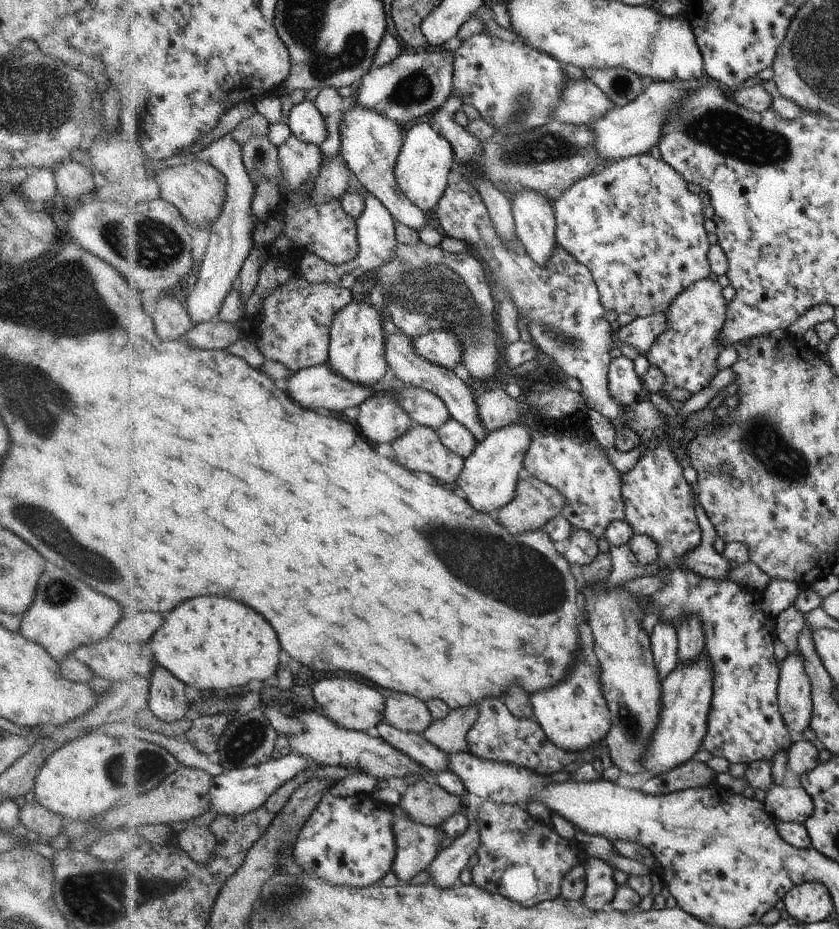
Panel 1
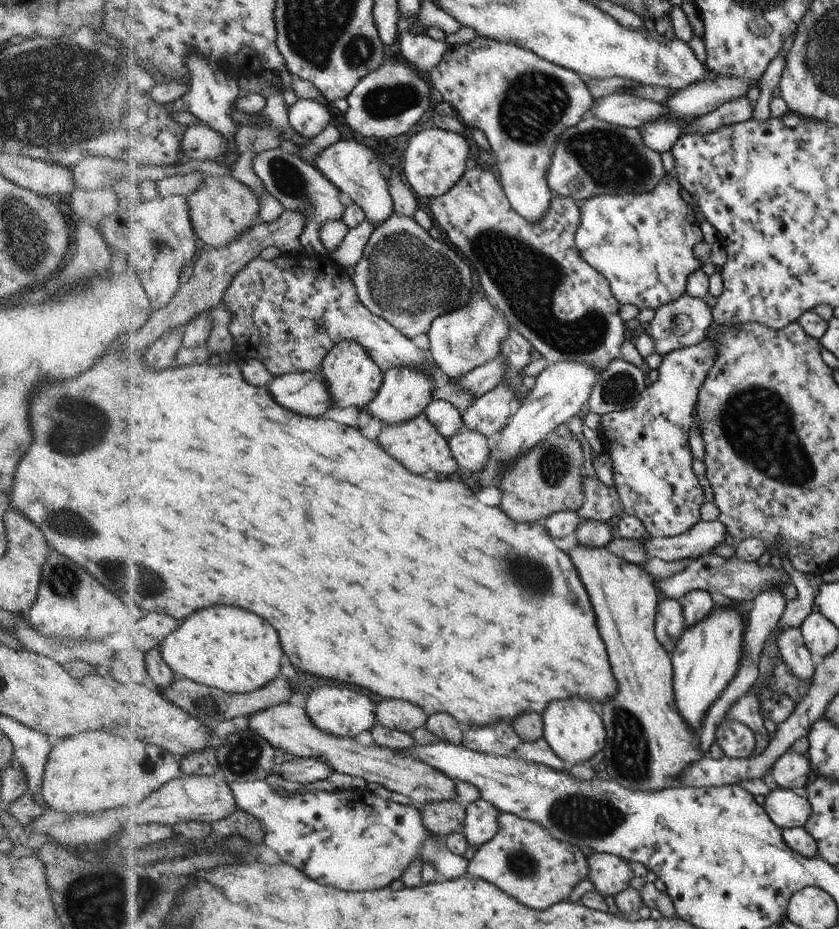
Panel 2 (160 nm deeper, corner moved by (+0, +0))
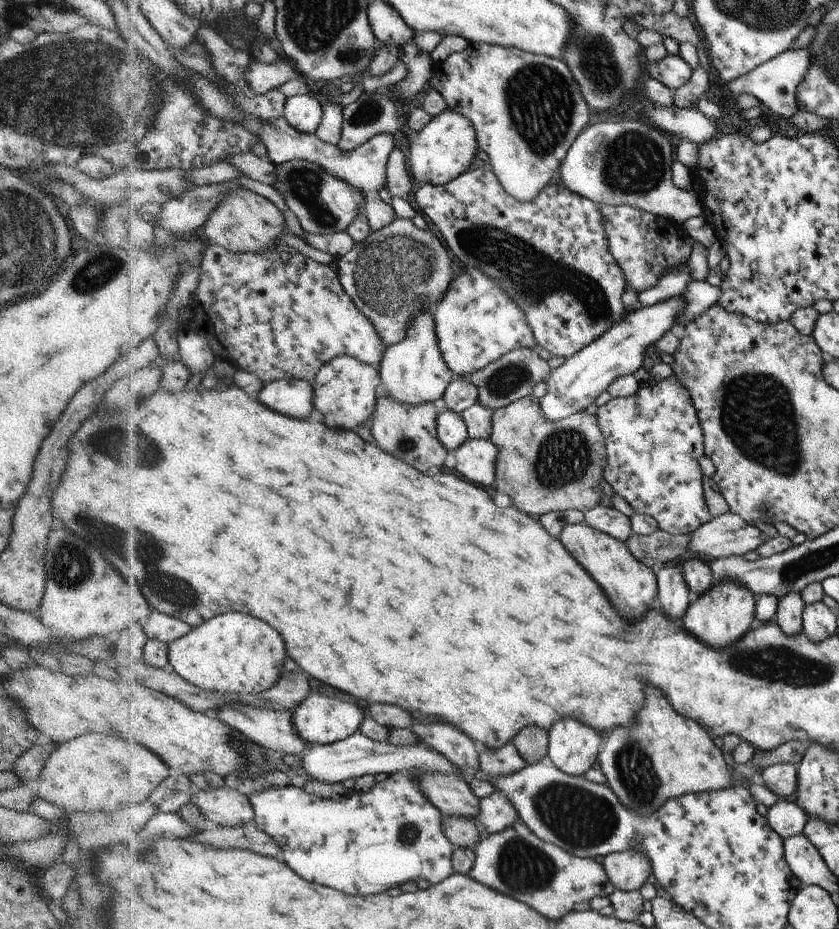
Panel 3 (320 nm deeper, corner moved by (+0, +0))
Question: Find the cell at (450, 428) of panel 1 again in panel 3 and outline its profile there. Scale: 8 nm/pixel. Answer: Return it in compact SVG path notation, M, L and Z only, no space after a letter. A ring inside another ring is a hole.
M470 439L455 451L456 472L474 480L478 486L490 486L496 482L496 462L499 450L493 441Z

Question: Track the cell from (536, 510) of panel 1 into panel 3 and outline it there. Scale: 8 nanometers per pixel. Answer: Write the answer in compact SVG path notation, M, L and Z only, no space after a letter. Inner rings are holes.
M532 394L492 413L489 440L499 450L495 489L500 494L508 494L518 510L530 512L530 516L545 515L552 511L579 510L585 513L600 504L600 496L603 494L600 480L604 478L608 449L596 415L590 415L584 410L565 419L551 421L542 412L540 399Z

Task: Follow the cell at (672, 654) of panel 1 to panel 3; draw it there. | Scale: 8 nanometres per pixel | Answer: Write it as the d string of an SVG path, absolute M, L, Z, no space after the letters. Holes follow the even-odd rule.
M676 564L659 567L658 600L660 600L660 612L670 618L680 618L689 608L689 585L683 576L684 570Z

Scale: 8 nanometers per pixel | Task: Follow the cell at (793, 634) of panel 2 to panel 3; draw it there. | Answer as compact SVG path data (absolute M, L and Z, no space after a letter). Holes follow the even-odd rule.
M797 592L788 593L778 599L774 620L787 635L797 635L804 630L805 605L801 593Z

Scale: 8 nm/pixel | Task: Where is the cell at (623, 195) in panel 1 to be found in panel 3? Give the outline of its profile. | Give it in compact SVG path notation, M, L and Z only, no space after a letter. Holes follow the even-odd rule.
M628 204L602 205L601 213L609 240L609 251L625 272L628 289L640 294L653 287L667 268L690 260L694 245L684 234L682 226L678 226L678 222L654 213L648 214L642 209L636 210L636 207Z

